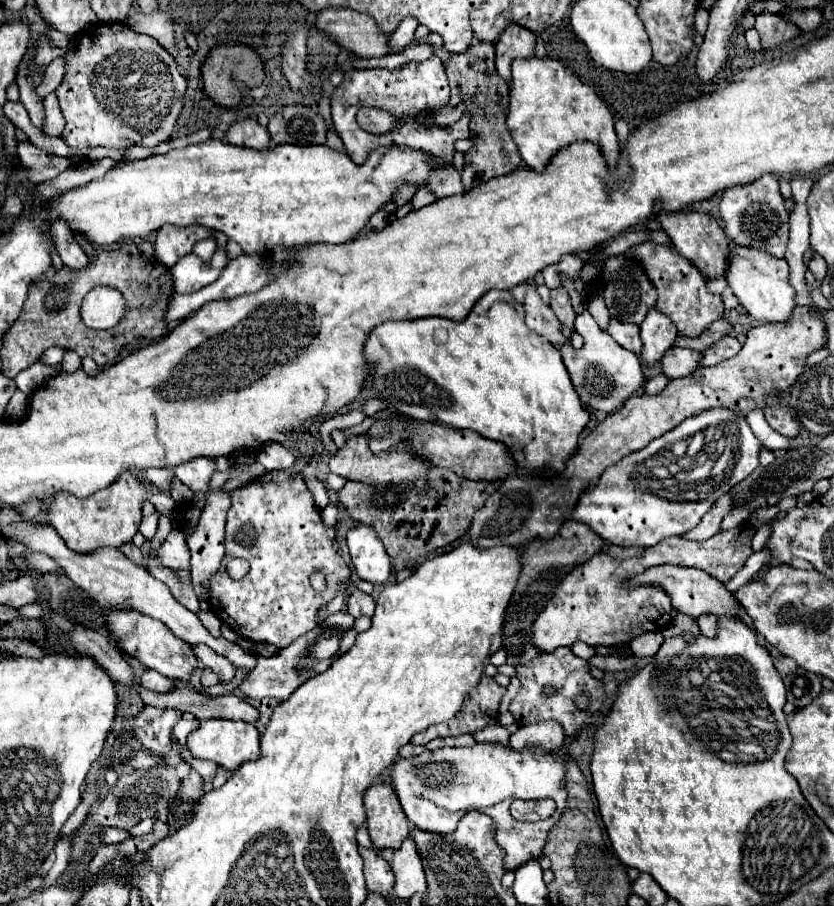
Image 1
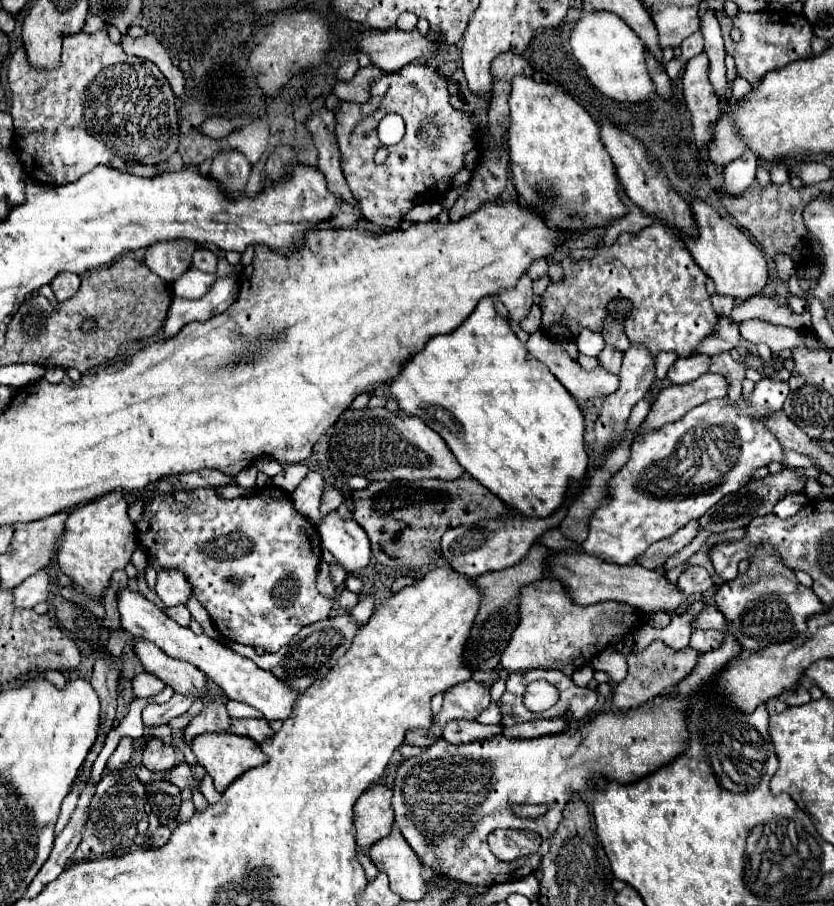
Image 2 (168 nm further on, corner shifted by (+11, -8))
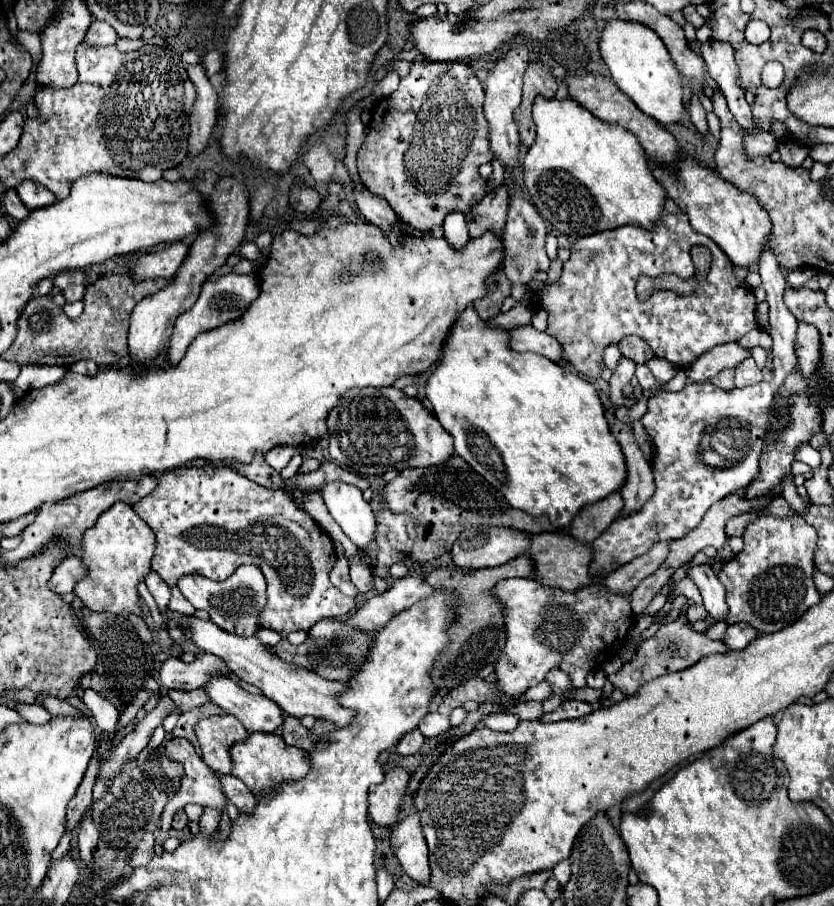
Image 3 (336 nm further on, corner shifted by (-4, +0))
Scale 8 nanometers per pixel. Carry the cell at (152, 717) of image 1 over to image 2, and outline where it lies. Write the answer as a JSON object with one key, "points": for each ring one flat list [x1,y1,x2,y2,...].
{"points":[[147,739,147,743,143,745,143,765,151,771,169,771,171,767,175,767,179,763,179,757,175,753,175,749,167,743,163,743,161,739]]}

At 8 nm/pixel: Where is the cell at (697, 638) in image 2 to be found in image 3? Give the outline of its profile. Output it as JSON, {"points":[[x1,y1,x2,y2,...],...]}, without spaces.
{"points":[[748,623,728,625,724,643,726,643,730,649,744,649,744,647,748,647,750,641,754,641,756,637,758,637,758,631,756,631,754,627,748,627]]}

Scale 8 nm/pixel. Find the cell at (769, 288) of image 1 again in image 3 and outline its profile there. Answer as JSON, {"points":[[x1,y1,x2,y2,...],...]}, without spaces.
{"points":[[680,151,680,155,684,155,684,159,680,159,680,175,676,175,676,179,672,179,668,171,660,171,660,167,652,167,652,161,648,161,652,175,666,189,668,197,688,215,690,225,698,233,710,237,736,267,752,267,760,259,760,253,770,237,768,211,760,207,754,195,736,189,726,179,718,177,716,171,704,167,686,153]]}

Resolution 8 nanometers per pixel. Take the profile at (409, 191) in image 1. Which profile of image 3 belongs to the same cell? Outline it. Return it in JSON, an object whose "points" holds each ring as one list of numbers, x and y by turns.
{"points":[[414,63,410,73,400,81,400,87,374,107,366,143,358,151,358,171,364,187,372,195,386,199,406,225,422,233,442,227,450,211,468,211,472,203,478,203,488,193,486,179,478,173,480,165,492,161,492,151,488,149,488,121,482,113,482,103,484,87,468,63]]}

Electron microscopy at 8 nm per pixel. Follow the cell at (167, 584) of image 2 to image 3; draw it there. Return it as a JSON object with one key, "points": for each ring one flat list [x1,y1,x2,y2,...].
{"points":[[240,565,226,581,186,575,178,581,178,589,196,609,204,609,210,615,210,621,228,633,252,637,260,629,260,611,266,607,266,581,256,565]]}

